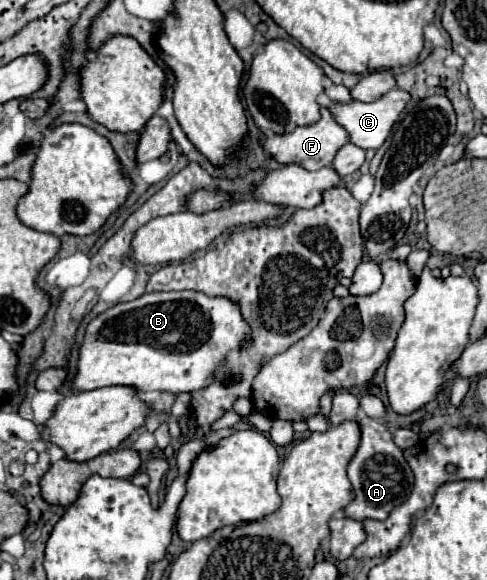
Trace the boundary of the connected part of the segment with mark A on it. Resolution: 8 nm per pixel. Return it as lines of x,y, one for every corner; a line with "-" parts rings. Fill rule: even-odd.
369,416
361,418
361,446
357,448
355,456
351,458
351,462
347,466
347,474
353,484
355,500
345,508
345,514
353,520
387,518
395,504
405,502
405,498
411,490
411,480
413,480
413,470
409,468
407,460
403,458
401,448
395,446
387,426
383,422
379,422
377,418
369,418

